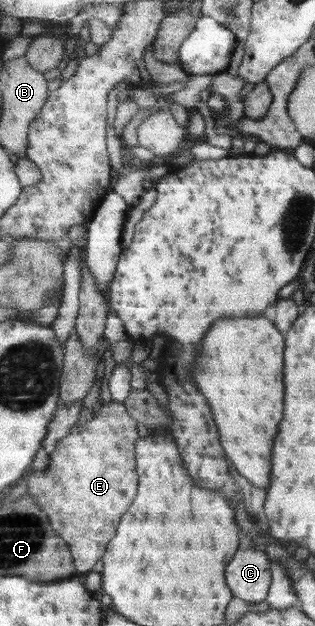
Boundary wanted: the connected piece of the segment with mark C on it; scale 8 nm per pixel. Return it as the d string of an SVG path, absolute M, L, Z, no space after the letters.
M241 549L228 565L227 581L235 597L250 603L263 602L272 584L272 562L265 551Z

